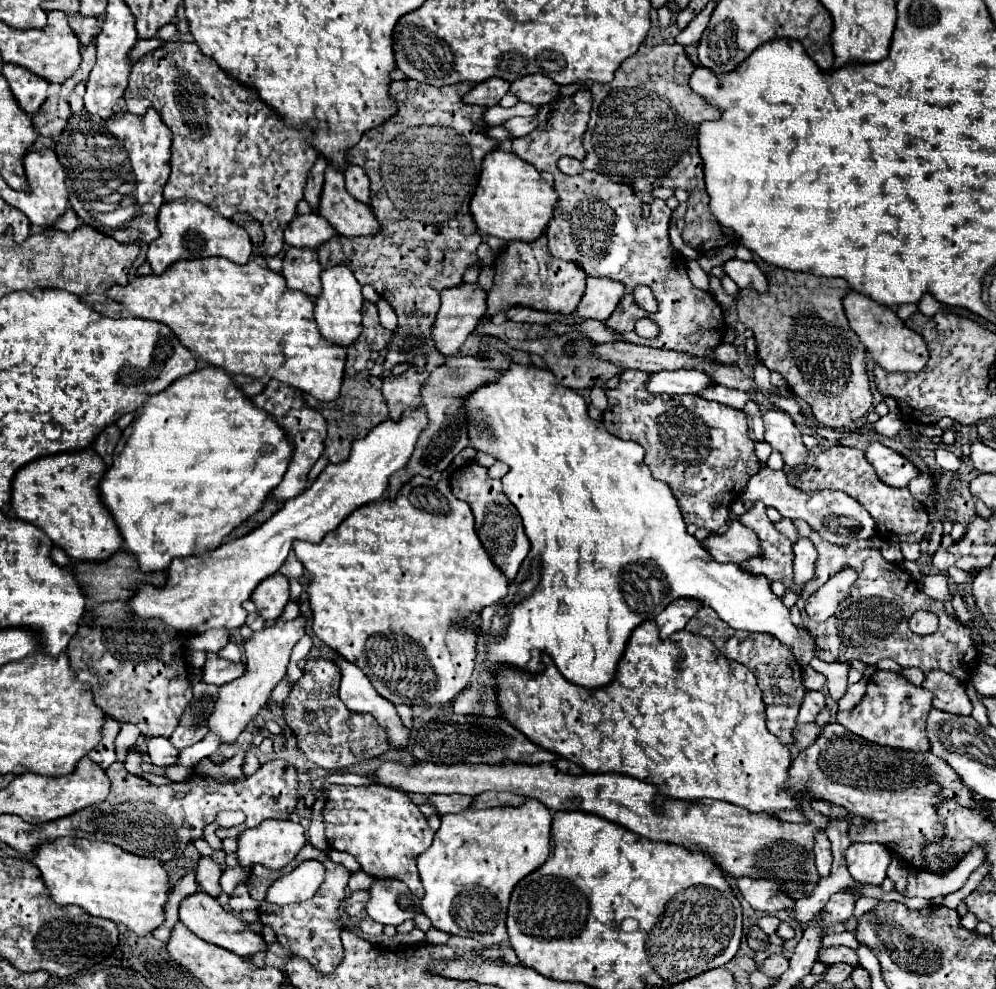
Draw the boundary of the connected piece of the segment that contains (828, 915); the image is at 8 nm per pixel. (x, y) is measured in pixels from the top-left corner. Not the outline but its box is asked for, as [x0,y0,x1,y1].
[822,890,852,926]

